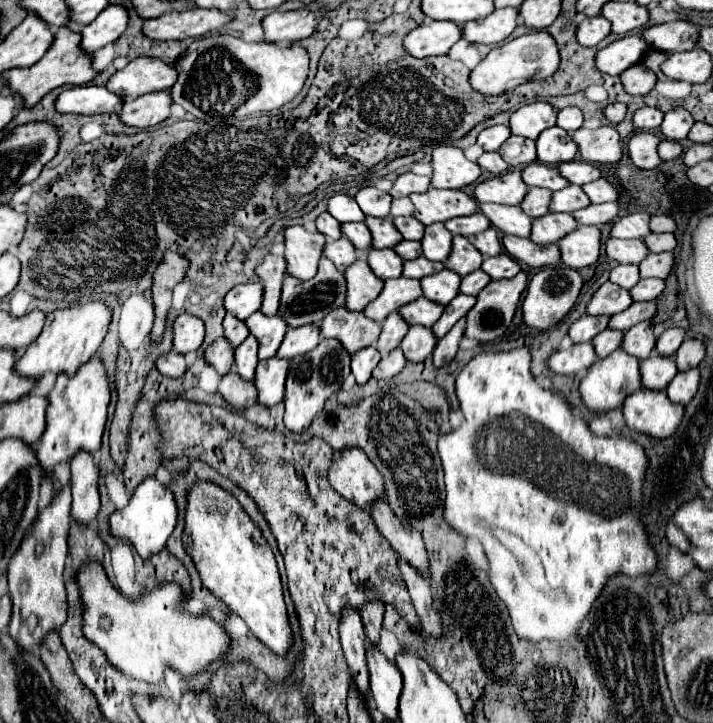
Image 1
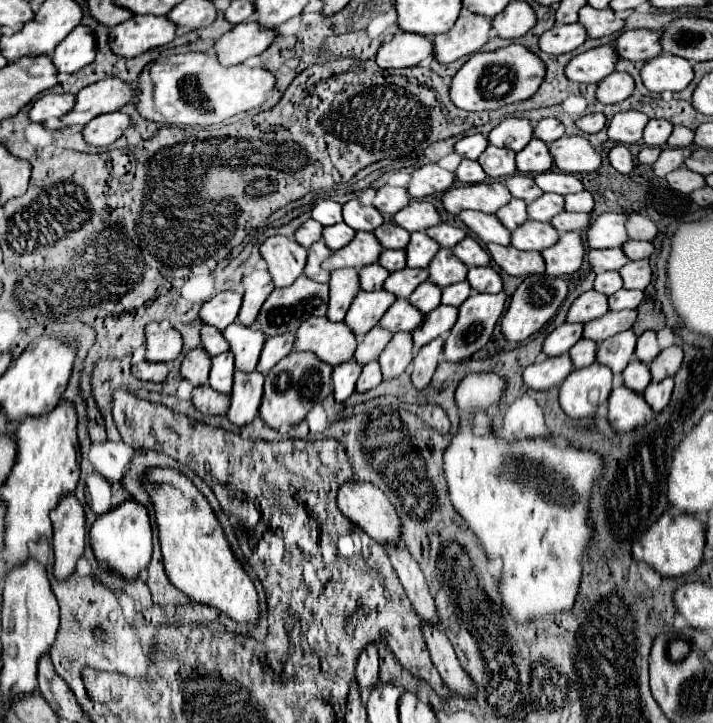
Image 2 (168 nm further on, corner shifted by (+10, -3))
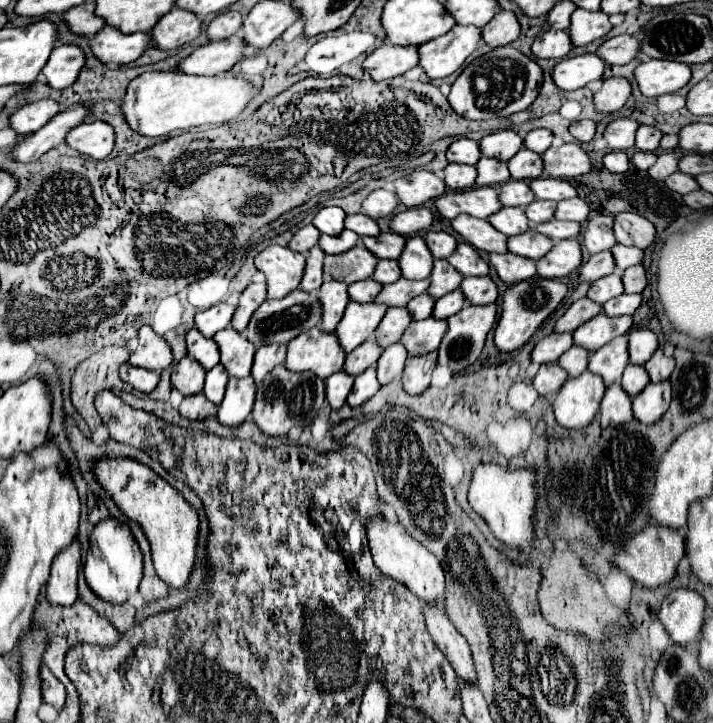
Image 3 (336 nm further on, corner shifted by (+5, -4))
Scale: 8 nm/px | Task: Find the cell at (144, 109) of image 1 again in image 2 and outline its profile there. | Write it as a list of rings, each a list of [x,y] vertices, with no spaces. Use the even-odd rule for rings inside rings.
[[[104,113],[104,115],[98,115],[94,117],[86,127],[84,127],[84,139],[90,143],[90,145],[96,145],[96,147],[108,147],[110,143],[114,143],[118,137],[122,137],[122,133],[132,127],[134,121],[130,115],[126,113]]]

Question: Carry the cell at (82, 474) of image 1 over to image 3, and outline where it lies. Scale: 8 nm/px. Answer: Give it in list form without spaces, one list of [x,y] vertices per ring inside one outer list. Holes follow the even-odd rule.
[[[79,542],[57,554],[47,582],[47,602],[55,606],[71,606],[77,600],[77,570],[81,566]]]

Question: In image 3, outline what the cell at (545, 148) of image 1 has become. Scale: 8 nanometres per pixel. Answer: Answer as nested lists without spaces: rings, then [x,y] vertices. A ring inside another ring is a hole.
[[[521,148],[509,162],[511,178],[515,180],[533,180],[543,174],[543,162],[541,156],[535,152],[529,152],[527,148]]]

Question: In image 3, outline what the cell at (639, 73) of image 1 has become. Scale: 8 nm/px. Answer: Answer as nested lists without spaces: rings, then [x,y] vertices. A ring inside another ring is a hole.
[[[613,76],[613,78],[603,80],[601,90],[595,92],[595,96],[593,96],[593,104],[595,104],[597,112],[609,114],[609,112],[623,108],[623,104],[627,102],[629,96],[631,96],[631,84],[625,78]]]

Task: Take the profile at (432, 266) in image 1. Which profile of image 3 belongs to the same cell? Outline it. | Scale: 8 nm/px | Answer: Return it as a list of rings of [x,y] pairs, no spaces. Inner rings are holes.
[[[401,278],[401,280],[393,282],[393,284],[387,284],[379,292],[375,302],[377,304],[387,304],[389,308],[391,306],[401,306],[403,308],[403,306],[407,306],[407,302],[411,298],[423,294],[427,288],[429,288],[429,280],[427,278],[425,280],[405,280],[405,278]]]

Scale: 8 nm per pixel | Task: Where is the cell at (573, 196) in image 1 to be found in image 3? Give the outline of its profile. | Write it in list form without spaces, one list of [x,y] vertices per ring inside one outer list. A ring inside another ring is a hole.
[[[535,200],[525,206],[525,216],[529,218],[529,222],[541,224],[541,222],[547,222],[553,218],[555,206],[557,206],[557,202],[551,202],[551,200]]]

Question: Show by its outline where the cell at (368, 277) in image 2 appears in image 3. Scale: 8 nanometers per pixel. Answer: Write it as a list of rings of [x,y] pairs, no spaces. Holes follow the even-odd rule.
[[[371,278],[361,280],[361,282],[355,282],[355,284],[349,286],[349,300],[361,302],[361,304],[373,302],[375,296],[381,292],[381,288],[383,286],[379,282],[375,282],[375,280],[371,280]]]

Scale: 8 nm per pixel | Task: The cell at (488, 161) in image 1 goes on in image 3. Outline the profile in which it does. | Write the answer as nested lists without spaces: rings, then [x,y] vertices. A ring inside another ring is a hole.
[[[449,164],[445,168],[445,186],[451,190],[471,188],[475,184],[475,168],[467,164]]]

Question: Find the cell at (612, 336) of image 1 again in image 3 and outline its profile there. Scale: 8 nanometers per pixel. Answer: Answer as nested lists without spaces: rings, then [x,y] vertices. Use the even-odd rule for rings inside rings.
[[[571,346],[567,352],[563,352],[563,356],[557,362],[569,374],[569,378],[575,378],[587,370],[587,360],[589,360],[587,350],[583,350],[581,346]]]

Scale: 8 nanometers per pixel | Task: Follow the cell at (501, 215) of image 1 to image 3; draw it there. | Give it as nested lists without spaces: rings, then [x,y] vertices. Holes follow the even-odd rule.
[[[461,214],[455,220],[451,220],[451,226],[457,234],[463,236],[467,244],[471,244],[479,252],[487,252],[487,254],[507,252],[507,236],[495,230],[487,220],[473,218],[469,214]]]

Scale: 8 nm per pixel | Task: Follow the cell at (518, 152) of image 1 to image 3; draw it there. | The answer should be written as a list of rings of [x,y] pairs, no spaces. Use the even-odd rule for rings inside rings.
[[[483,156],[475,168],[477,168],[477,178],[475,178],[477,186],[499,186],[511,178],[507,162],[499,162],[493,158]]]

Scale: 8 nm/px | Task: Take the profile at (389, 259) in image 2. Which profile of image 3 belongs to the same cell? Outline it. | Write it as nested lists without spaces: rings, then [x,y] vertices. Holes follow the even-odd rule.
[[[379,260],[377,268],[373,272],[373,280],[383,284],[383,286],[399,280],[399,276],[401,276],[401,272],[399,272],[399,266],[397,266],[397,260]]]

